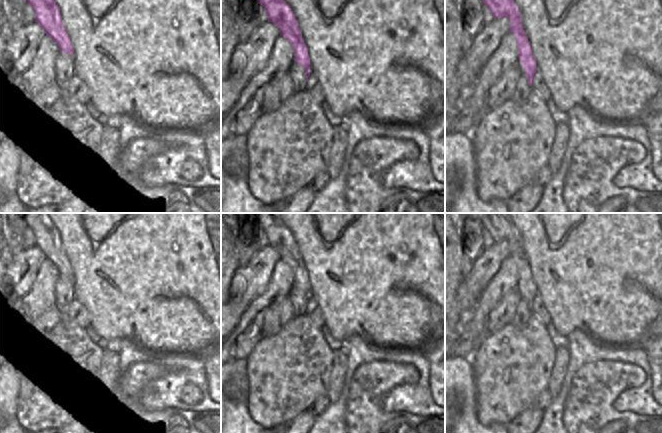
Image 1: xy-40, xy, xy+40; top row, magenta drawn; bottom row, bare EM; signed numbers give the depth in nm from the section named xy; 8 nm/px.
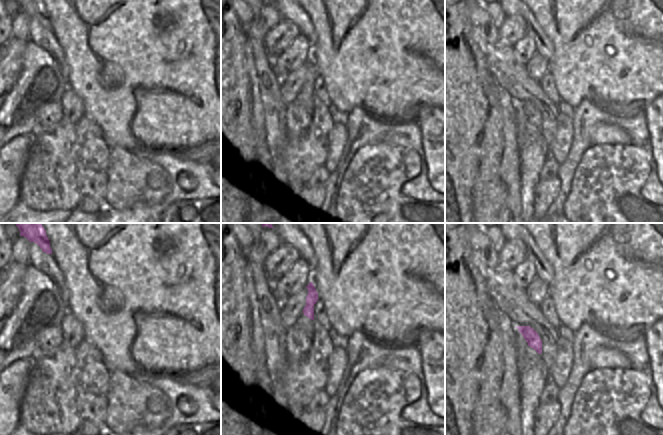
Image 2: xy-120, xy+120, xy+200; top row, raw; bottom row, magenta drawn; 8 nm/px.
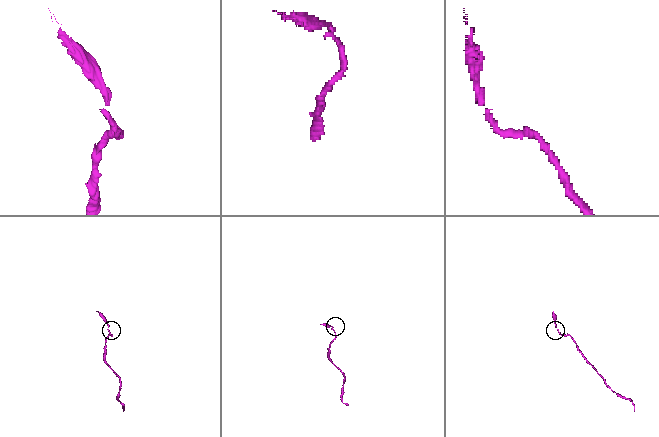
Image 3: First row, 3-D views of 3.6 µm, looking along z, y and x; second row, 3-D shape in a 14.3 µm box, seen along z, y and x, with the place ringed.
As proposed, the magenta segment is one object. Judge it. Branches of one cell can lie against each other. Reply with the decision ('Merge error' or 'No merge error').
No merge error

